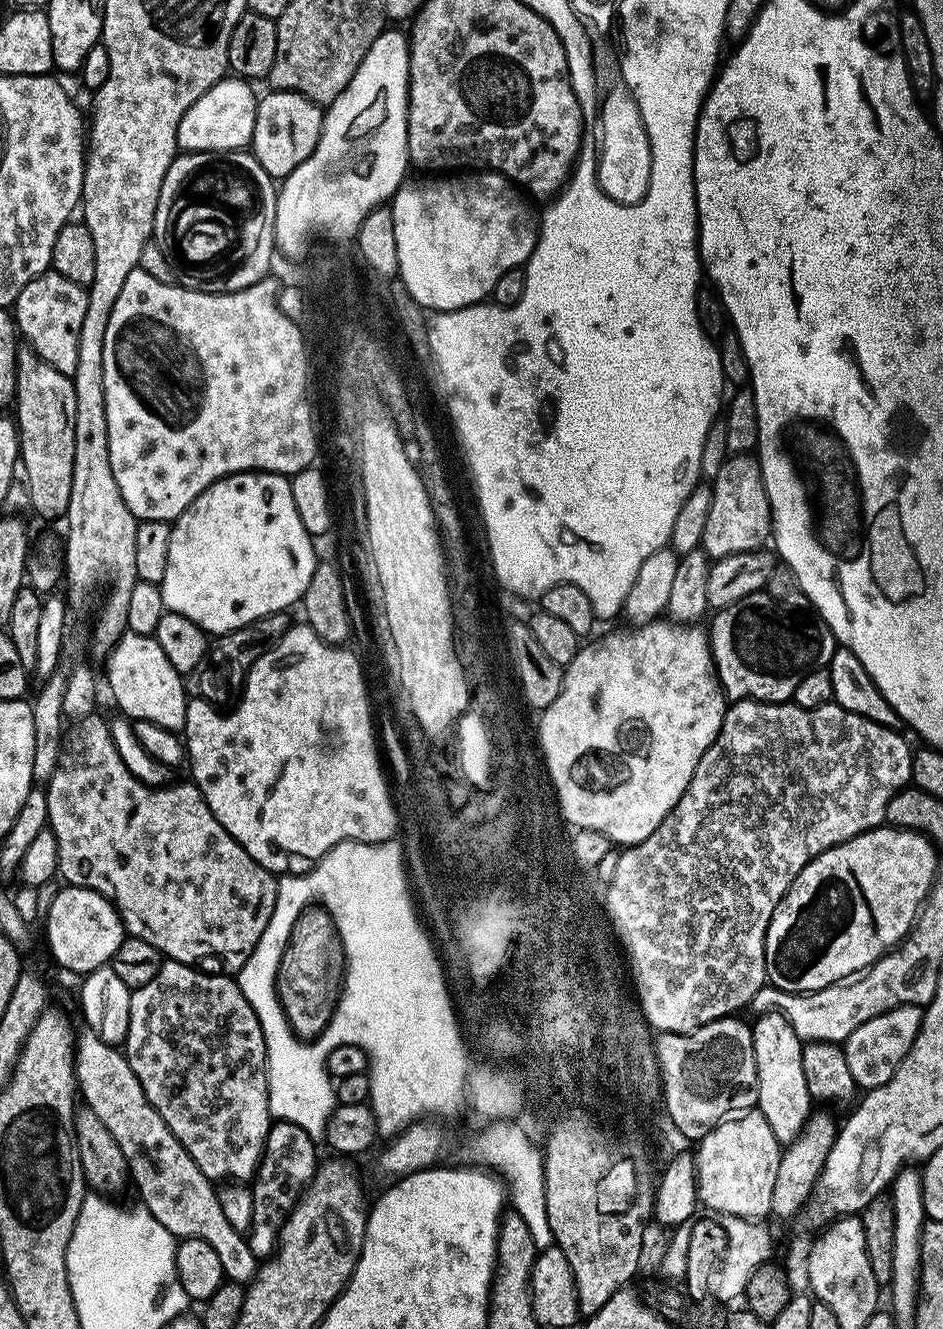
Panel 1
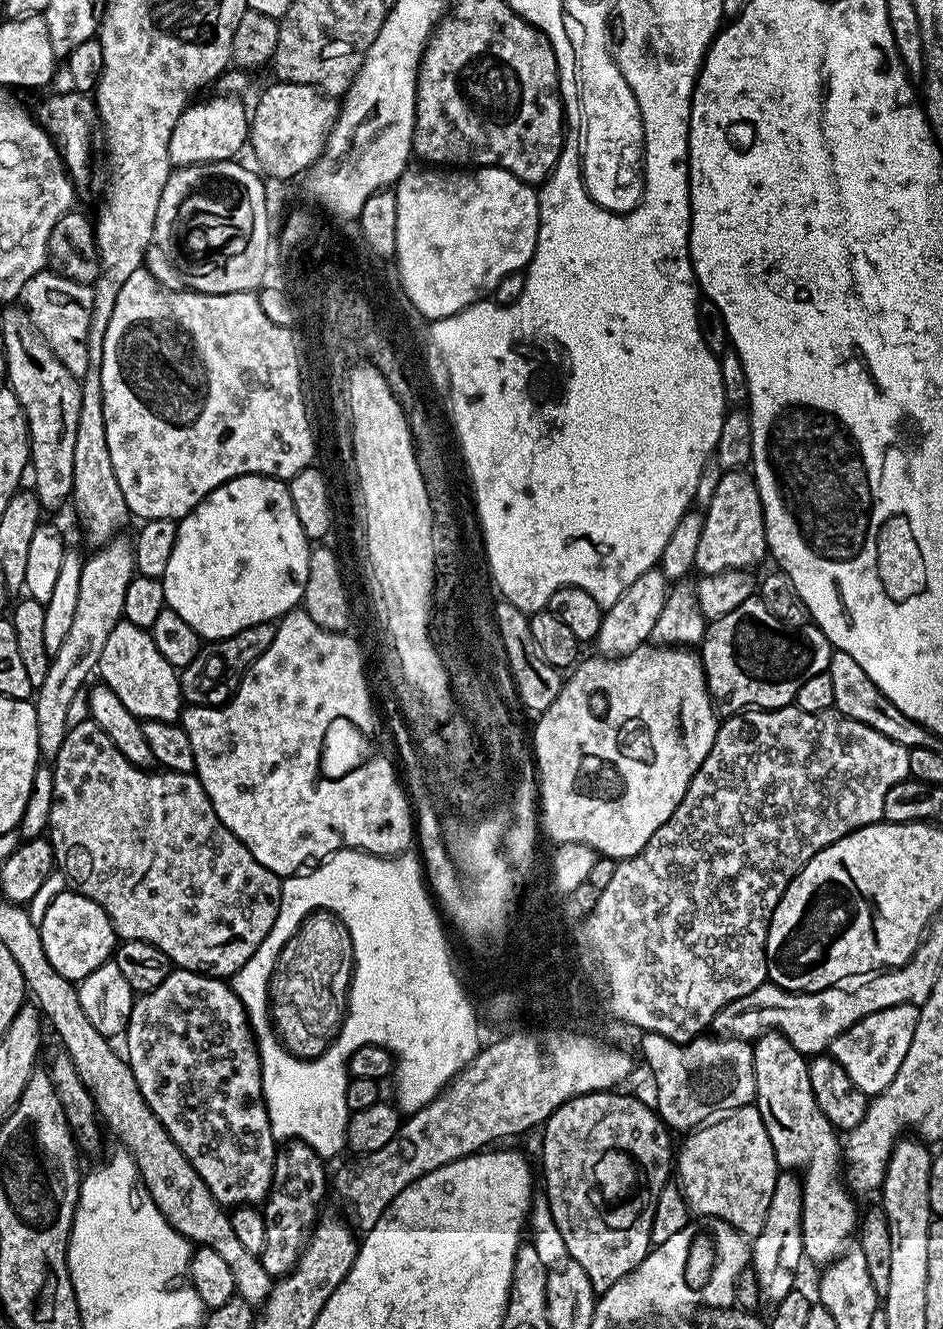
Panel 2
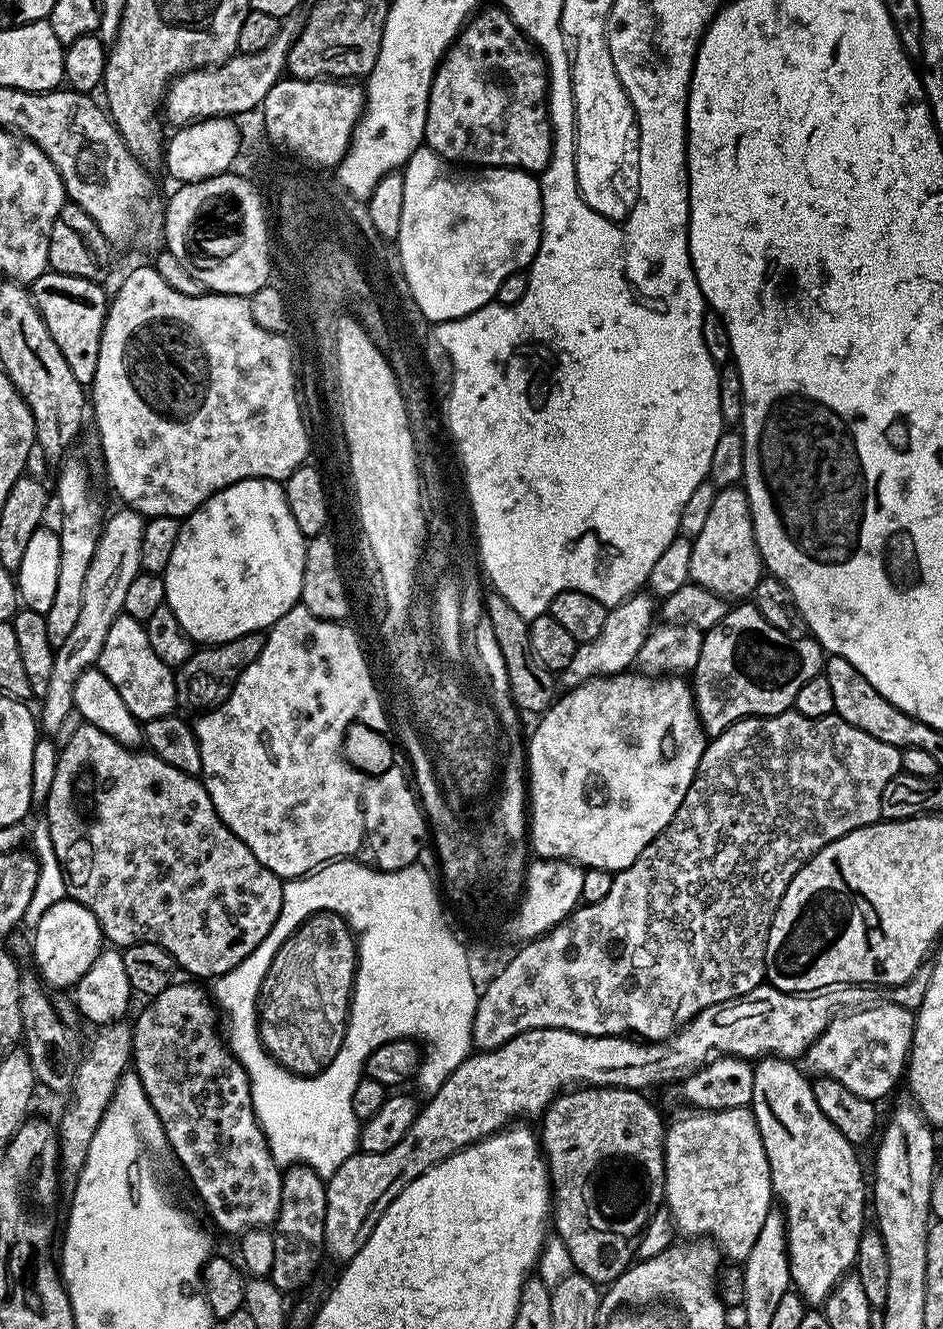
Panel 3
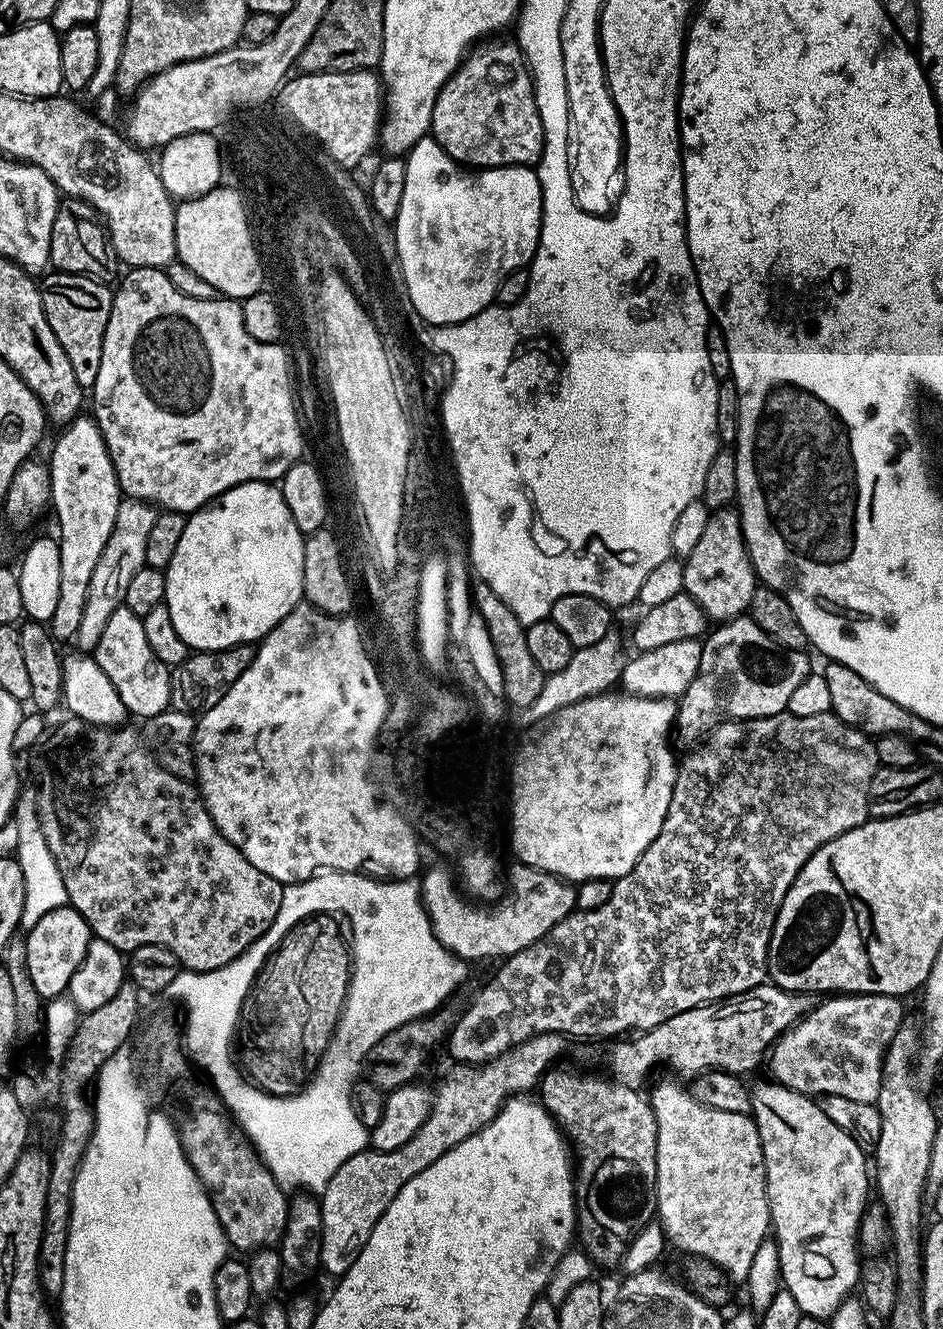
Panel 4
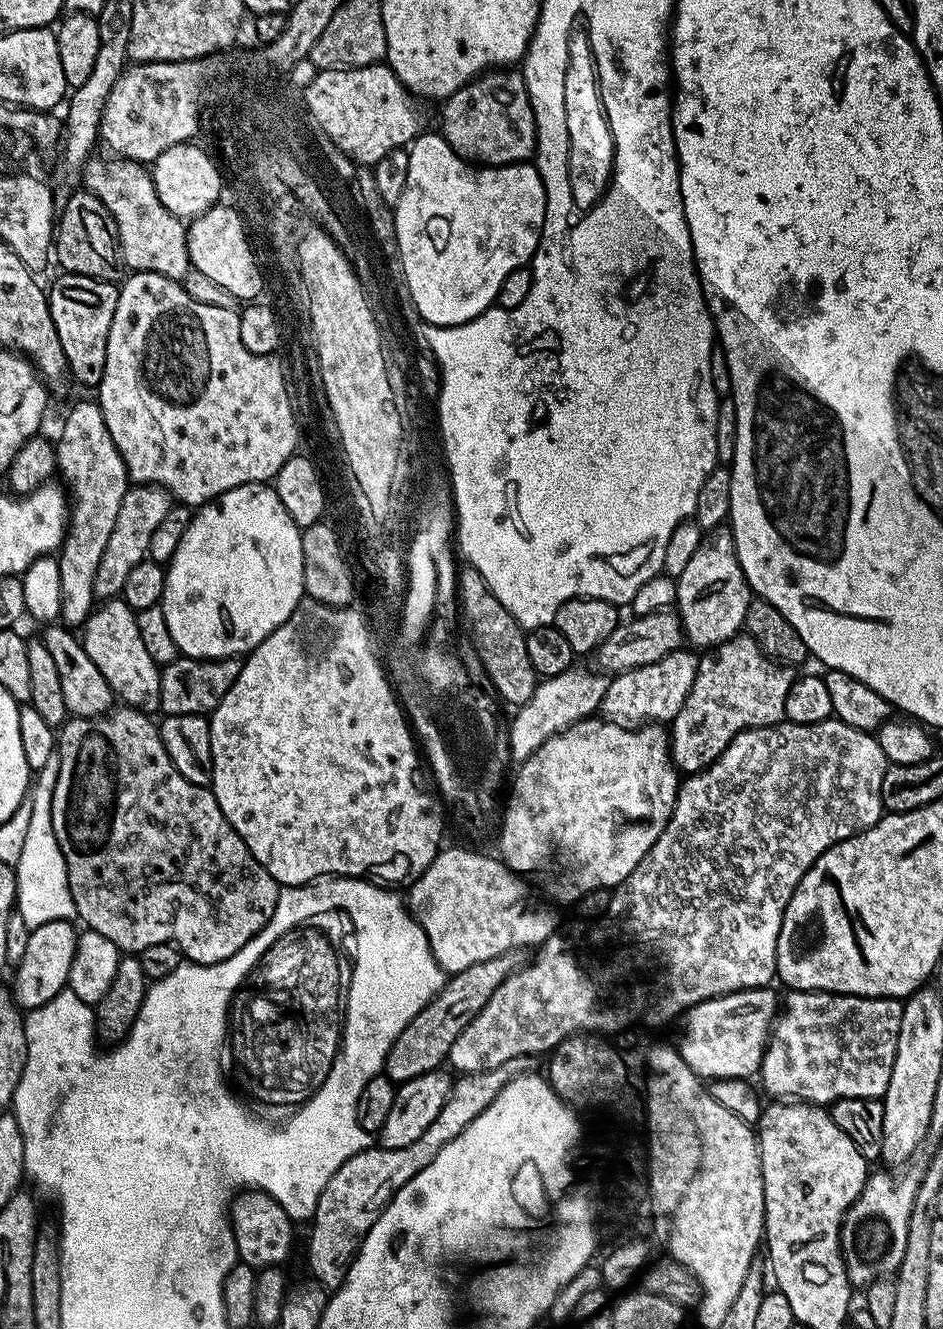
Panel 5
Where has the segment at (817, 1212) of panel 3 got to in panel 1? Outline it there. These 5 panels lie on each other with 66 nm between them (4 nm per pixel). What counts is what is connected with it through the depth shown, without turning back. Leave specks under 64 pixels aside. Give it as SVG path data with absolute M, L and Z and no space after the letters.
M779 1011L761 1012L751 1025L754 1042L754 1062L758 1070L758 1110L770 1122L774 1138L781 1146L787 1146L800 1135L814 1108L811 1094L806 1090L806 1074L802 1070L802 1050L805 1041L801 1040L790 1022Z

